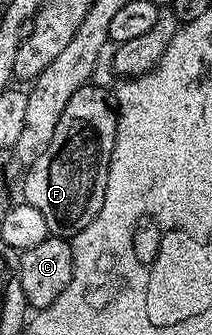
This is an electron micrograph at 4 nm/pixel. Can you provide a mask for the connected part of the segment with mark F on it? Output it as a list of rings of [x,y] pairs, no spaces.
[[[87,85],[72,93],[64,113],[56,121],[56,133],[48,141],[48,149],[40,153],[25,168],[26,180],[22,183],[21,198],[32,209],[38,210],[48,224],[51,236],[67,241],[73,239],[104,205],[104,189],[108,185],[108,169],[116,141],[118,116],[106,100],[102,87]]]

